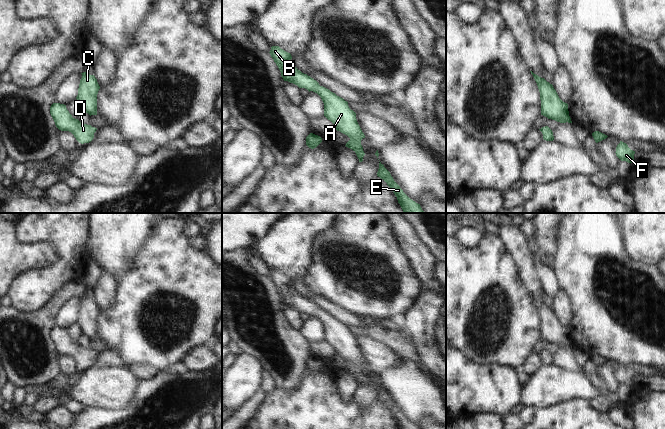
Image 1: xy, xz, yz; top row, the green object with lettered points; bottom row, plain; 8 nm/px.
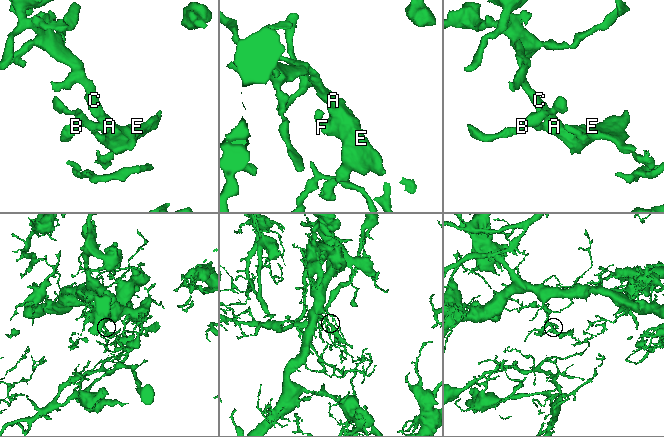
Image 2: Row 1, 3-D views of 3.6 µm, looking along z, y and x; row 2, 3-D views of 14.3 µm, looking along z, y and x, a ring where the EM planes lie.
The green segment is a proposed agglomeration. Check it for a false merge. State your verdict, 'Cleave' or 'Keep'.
Keep.

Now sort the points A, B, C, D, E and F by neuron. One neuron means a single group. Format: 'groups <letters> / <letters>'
groups A B C D E F

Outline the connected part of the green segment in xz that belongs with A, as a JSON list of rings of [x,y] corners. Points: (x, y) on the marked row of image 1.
[[[272,46],[269,53],[278,66],[284,81],[293,83],[299,88],[305,88],[309,92],[313,91],[321,97],[324,103],[324,116],[334,124],[337,131],[350,138],[345,146],[352,149],[359,162],[362,162],[365,153],[361,140],[365,138],[365,135],[357,122],[356,113],[349,108],[348,102],[298,70],[289,62],[292,59],[291,54],[279,46]]]

